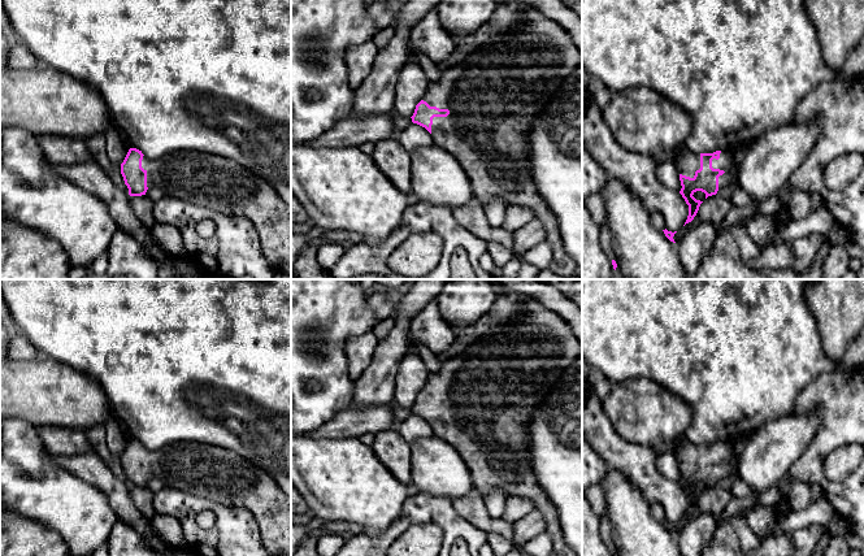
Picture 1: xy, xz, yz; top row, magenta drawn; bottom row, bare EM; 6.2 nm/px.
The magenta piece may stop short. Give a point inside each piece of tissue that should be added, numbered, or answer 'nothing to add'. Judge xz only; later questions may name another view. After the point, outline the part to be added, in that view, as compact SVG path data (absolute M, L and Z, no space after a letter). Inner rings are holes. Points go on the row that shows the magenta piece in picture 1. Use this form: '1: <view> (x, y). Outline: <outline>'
1: xz (494, 94). Outline: M521 5L520 18L512 27L487 36L481 45L468 49L459 64L443 70L440 79L430 83L422 97L430 107L450 110L447 117L433 118L431 138L437 147L459 161L470 181L474 197L479 203L502 200L507 205L530 209L534 218L544 225L546 240L552 247L553 257L547 269L564 279L577 274L577 265L565 252L557 221L537 190L526 157L529 155L529 134L535 117L546 110L560 86L581 64L582 53L559 23L534 8Z

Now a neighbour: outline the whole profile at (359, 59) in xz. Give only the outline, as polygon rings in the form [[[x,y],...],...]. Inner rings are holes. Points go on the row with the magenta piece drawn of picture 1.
[[[373,40],[348,48],[344,61],[348,69],[349,86],[356,90],[370,74],[379,49]]]

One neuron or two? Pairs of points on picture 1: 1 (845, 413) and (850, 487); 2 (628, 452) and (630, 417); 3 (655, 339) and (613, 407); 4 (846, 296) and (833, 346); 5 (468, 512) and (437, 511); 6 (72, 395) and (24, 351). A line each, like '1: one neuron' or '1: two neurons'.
1: one neuron
2: two neurons
3: two neurons
4: one neuron
5: two neurons
6: two neurons

